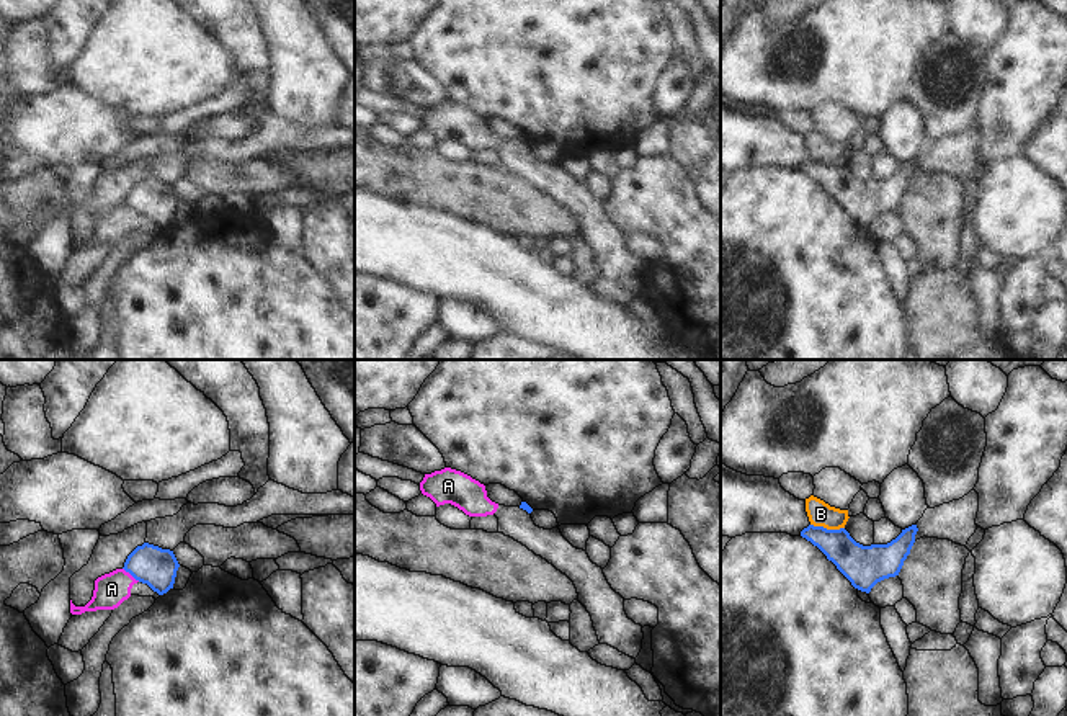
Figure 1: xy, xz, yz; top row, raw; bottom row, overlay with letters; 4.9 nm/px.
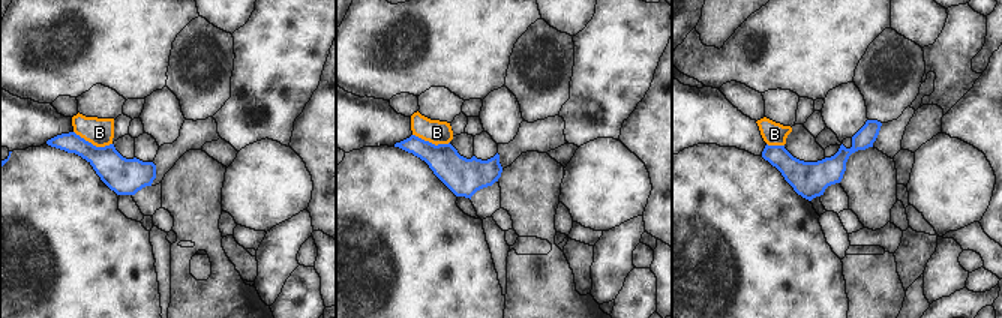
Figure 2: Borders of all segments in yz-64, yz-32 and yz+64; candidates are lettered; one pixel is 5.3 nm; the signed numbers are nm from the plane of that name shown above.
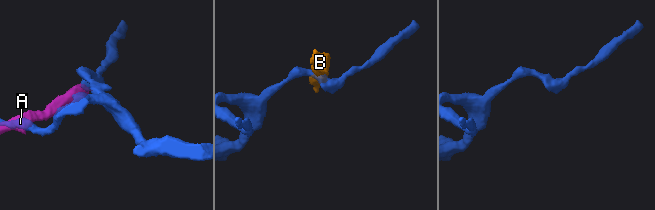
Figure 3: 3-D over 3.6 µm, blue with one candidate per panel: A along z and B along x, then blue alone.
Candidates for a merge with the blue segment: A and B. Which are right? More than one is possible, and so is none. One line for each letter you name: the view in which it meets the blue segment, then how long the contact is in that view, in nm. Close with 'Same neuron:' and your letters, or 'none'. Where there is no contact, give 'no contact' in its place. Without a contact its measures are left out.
Same neuron: none

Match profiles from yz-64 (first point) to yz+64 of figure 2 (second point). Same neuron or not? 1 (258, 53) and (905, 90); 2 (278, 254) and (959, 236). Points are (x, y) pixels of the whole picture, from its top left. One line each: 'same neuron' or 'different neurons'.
1: different neurons
2: different neurons

